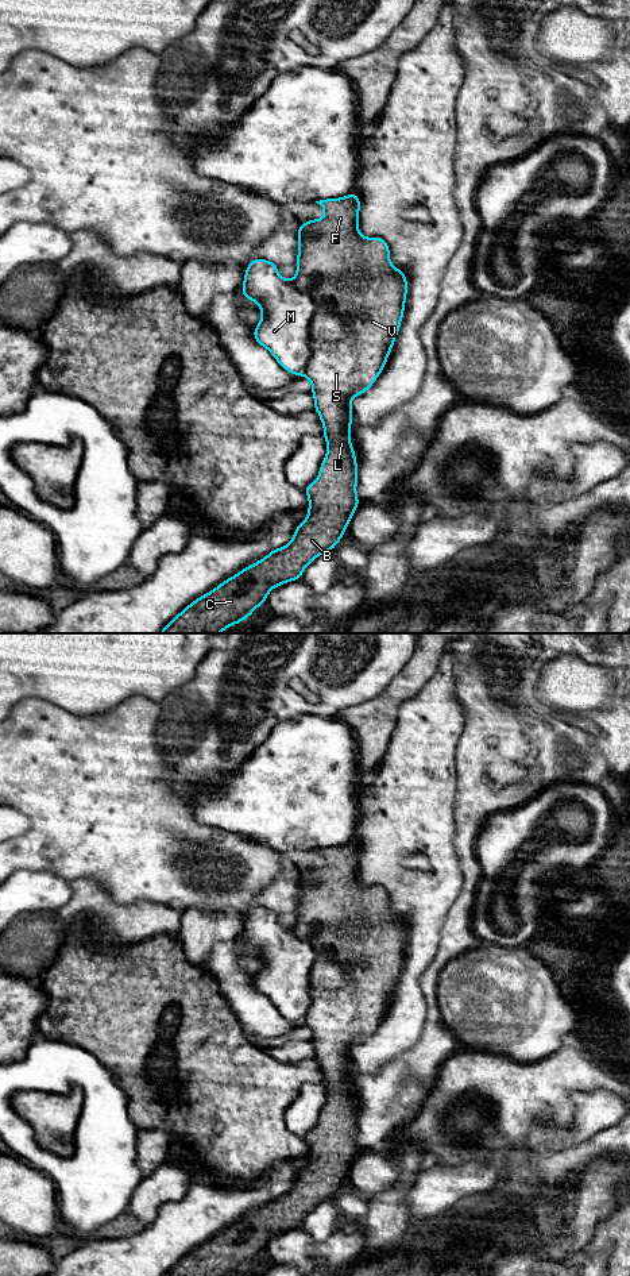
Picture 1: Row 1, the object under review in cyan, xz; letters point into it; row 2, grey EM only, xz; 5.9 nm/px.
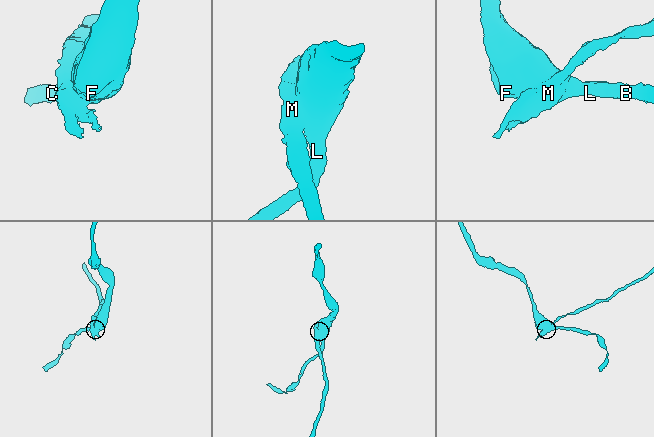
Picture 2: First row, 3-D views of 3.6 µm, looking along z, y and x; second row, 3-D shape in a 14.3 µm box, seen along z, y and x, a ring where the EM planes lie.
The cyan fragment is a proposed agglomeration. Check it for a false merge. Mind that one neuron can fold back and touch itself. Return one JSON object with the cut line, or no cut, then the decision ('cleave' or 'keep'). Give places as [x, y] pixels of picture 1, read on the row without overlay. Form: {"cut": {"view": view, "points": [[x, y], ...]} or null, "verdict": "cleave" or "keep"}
{"cut": {"view": "xz", "points": [[292, 928], [314, 952], [310, 971], [310, 1005], [302, 1022]]}, "verdict": "cleave"}

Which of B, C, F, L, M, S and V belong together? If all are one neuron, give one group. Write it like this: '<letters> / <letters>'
B C F L S V / M

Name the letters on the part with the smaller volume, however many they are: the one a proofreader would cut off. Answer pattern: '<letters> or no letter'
M

